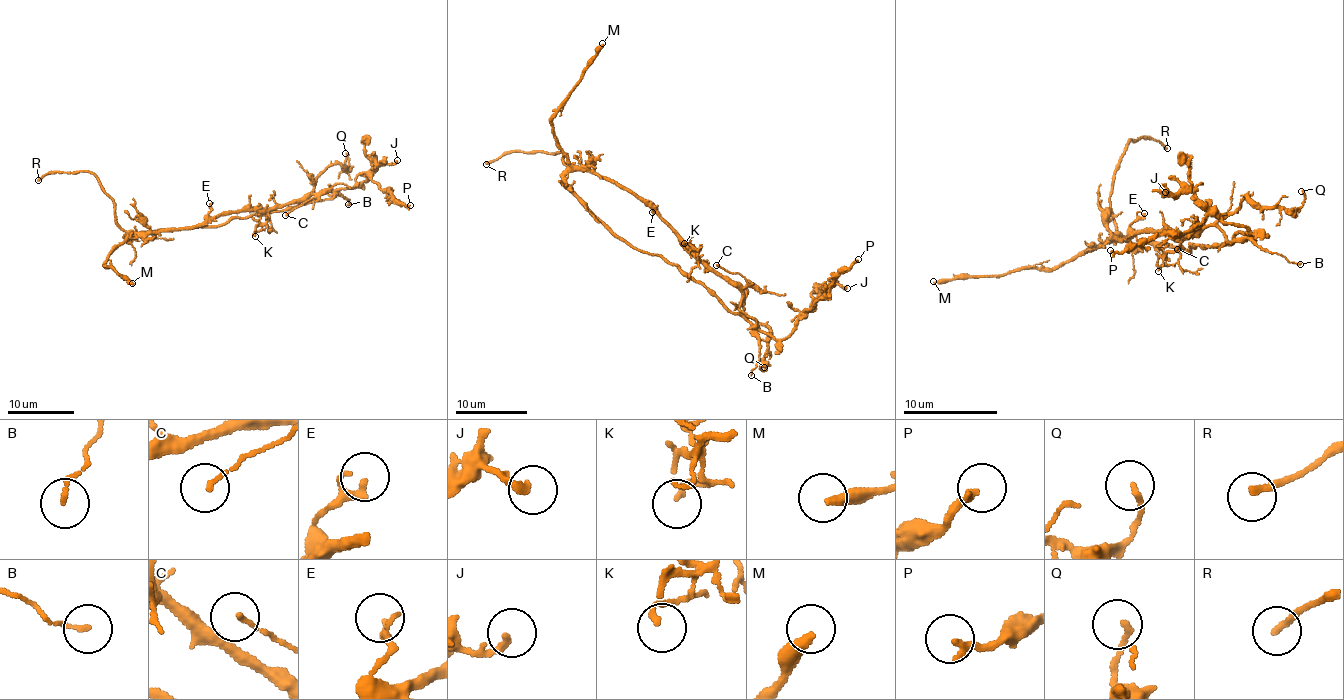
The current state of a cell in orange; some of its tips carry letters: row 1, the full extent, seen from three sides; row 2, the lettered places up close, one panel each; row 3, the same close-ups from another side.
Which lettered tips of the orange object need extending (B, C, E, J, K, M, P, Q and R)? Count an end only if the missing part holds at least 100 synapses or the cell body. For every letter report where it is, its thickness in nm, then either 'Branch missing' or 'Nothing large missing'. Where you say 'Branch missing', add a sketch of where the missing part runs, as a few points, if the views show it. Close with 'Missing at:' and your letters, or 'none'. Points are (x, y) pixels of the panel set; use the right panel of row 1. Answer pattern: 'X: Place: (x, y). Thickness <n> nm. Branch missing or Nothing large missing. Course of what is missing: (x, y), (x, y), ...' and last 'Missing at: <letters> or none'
B: Place: (1300, 264). Thickness 140 nm. Nothing large missing
C: Place: (1177, 249). Thickness 130 nm. Nothing large missing
E: Place: (1144, 213). Thickness 160 nm. Nothing large missing
J: Place: (1165, 192). Thickness 200 nm. Nothing large missing
K: Place: (1158, 271). Thickness 140 nm. Nothing large missing
M: Place: (933, 281). Thickness 320 nm. Nothing large missing
P: Place: (1110, 250). Thickness 240 nm. Nothing large missing
Q: Place: (1301, 191). Thickness 160 nm. Nothing large missing
R: Place: (1167, 148). Thickness 190 nm. Branch missing. Course of what is missing: (1167, 148), (1183, 152), (1221, 146), (1264, 176), (1282, 215), (1294, 223), (1326, 229)
Missing at: R

